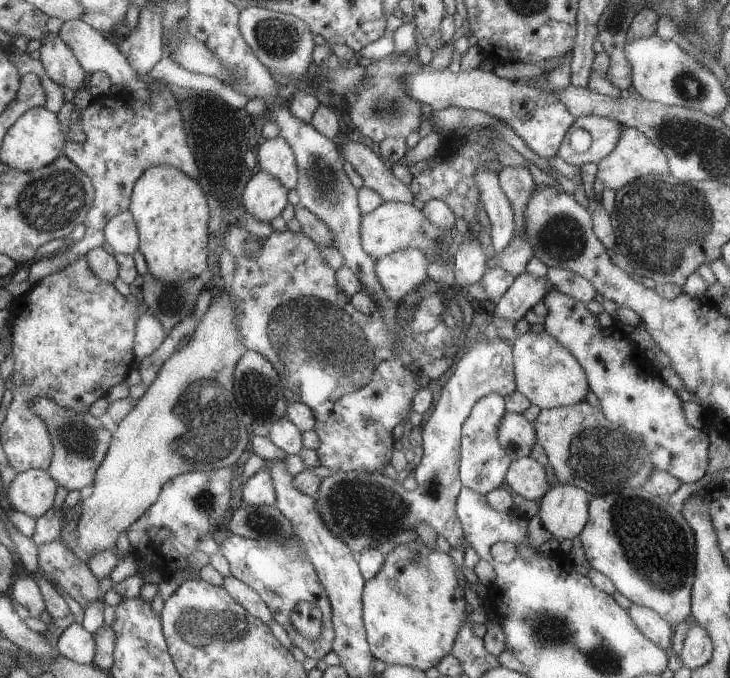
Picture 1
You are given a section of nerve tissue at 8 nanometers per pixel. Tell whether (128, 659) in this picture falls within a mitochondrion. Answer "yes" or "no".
no

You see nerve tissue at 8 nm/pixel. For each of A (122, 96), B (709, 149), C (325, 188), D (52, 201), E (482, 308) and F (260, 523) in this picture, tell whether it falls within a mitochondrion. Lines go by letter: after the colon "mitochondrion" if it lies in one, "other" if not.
A: other
B: mitochondrion
C: mitochondrion
D: mitochondrion
E: other
F: mitochondrion

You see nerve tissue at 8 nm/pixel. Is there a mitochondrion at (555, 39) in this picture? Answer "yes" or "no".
no

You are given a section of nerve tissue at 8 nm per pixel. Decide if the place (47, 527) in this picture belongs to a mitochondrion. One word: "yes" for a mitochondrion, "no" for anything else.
no

